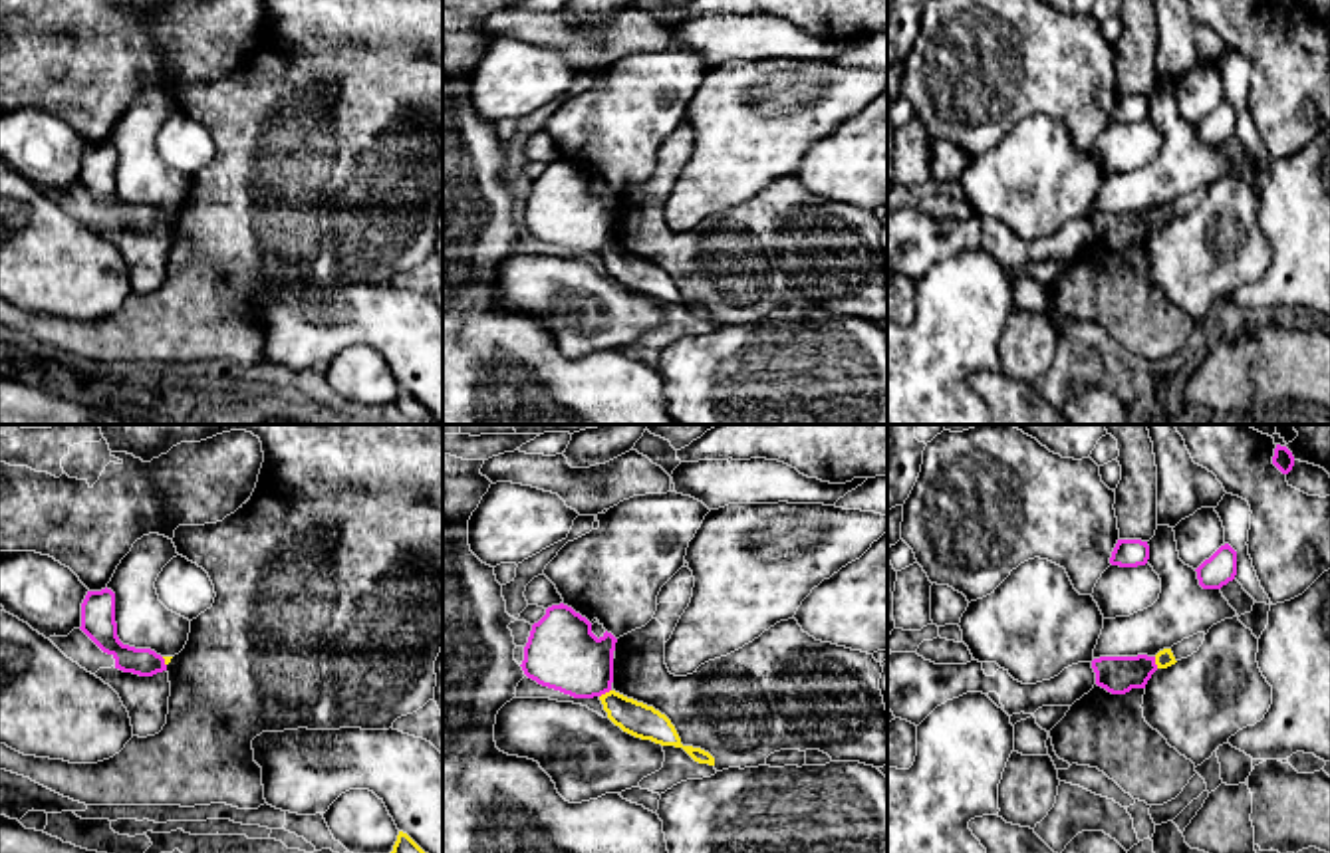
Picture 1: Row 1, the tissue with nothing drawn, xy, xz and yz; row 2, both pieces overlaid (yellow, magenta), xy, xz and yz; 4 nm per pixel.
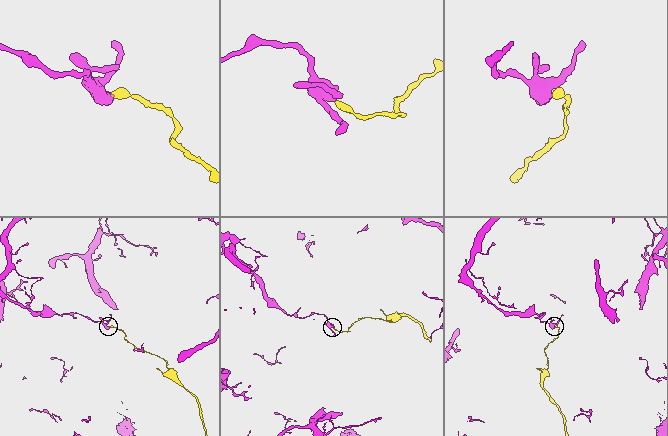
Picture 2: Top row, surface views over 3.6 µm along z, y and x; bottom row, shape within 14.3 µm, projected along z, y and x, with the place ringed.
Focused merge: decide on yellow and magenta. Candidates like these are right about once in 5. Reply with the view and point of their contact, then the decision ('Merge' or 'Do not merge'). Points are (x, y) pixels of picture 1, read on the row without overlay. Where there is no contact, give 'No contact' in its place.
Touches yellow at xz (606, 248). Do not merge

